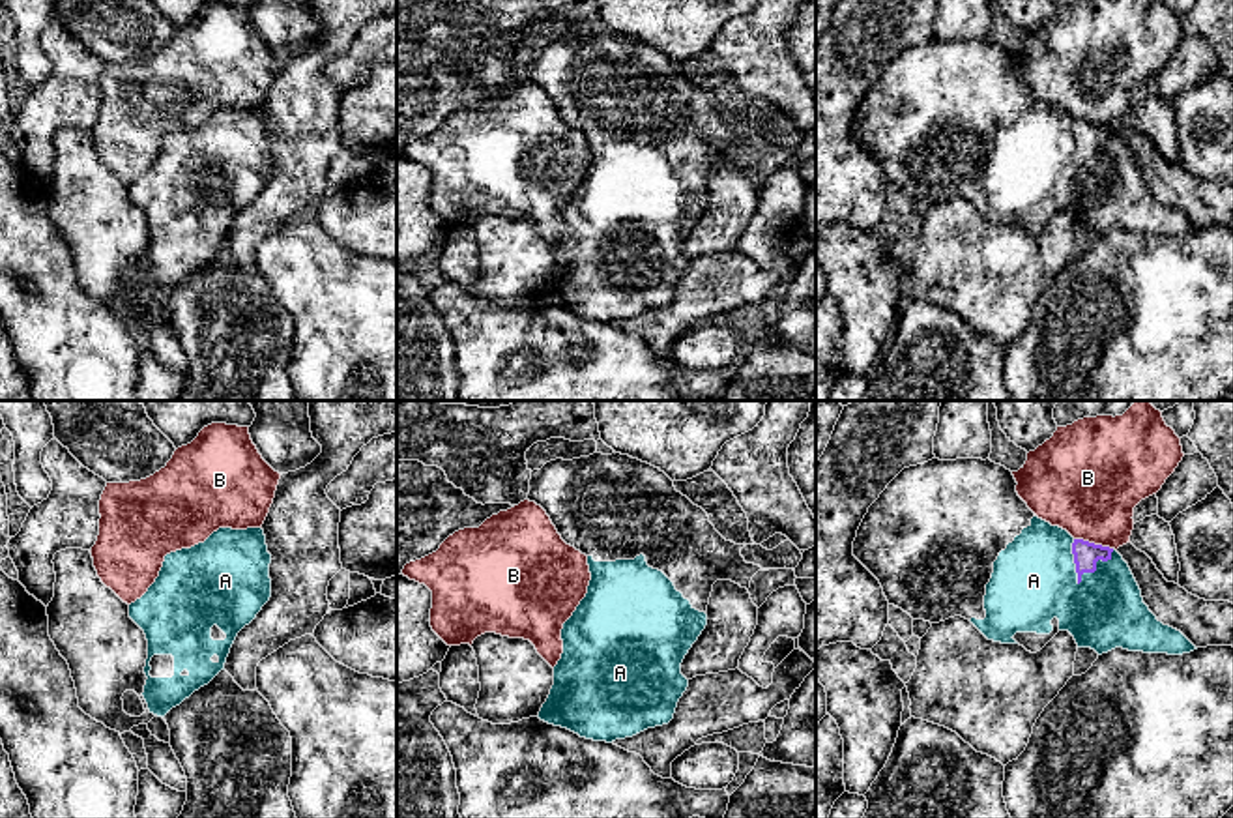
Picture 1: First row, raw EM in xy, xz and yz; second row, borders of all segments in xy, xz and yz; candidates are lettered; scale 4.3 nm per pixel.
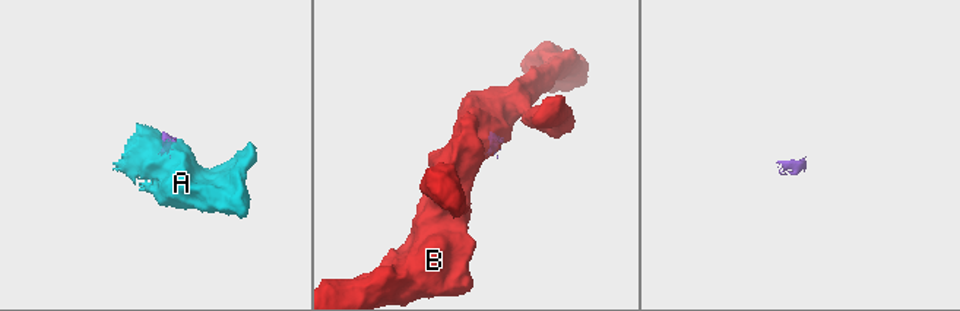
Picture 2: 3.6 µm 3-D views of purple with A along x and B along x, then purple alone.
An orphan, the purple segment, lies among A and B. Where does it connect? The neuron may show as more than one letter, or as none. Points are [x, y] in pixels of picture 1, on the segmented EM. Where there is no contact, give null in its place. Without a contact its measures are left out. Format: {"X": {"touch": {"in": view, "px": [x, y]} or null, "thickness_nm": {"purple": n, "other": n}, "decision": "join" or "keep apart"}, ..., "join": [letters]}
{"A": {"touch": {"in": "yz", "px": [1095, 566]}, "thickness_nm": {"purple": 110, "other": 320}, "decision": "join"}, "B": {"touch": {"in": "yz", "px": [1093, 543]}, "thickness_nm": {"purple": 110, "other": 420}, "decision": "keep apart"}, "join": ["A"]}

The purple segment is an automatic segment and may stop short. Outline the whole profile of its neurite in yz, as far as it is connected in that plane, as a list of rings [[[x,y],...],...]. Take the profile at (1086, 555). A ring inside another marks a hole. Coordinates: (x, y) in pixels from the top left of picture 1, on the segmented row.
[[[932,459],[904,468],[868,507],[853,541],[853,556],[879,580],[889,605],[913,620],[939,623],[962,616],[988,640],[1020,644],[1031,653],[1040,651],[1059,631],[1068,631],[1078,648],[1091,648],[1098,655],[1115,648],[1168,655],[1197,650],[1181,631],[1156,620],[1115,548],[1074,539],[1066,530],[1038,519],[1018,496],[1016,485],[1012,472],[990,459]]]

